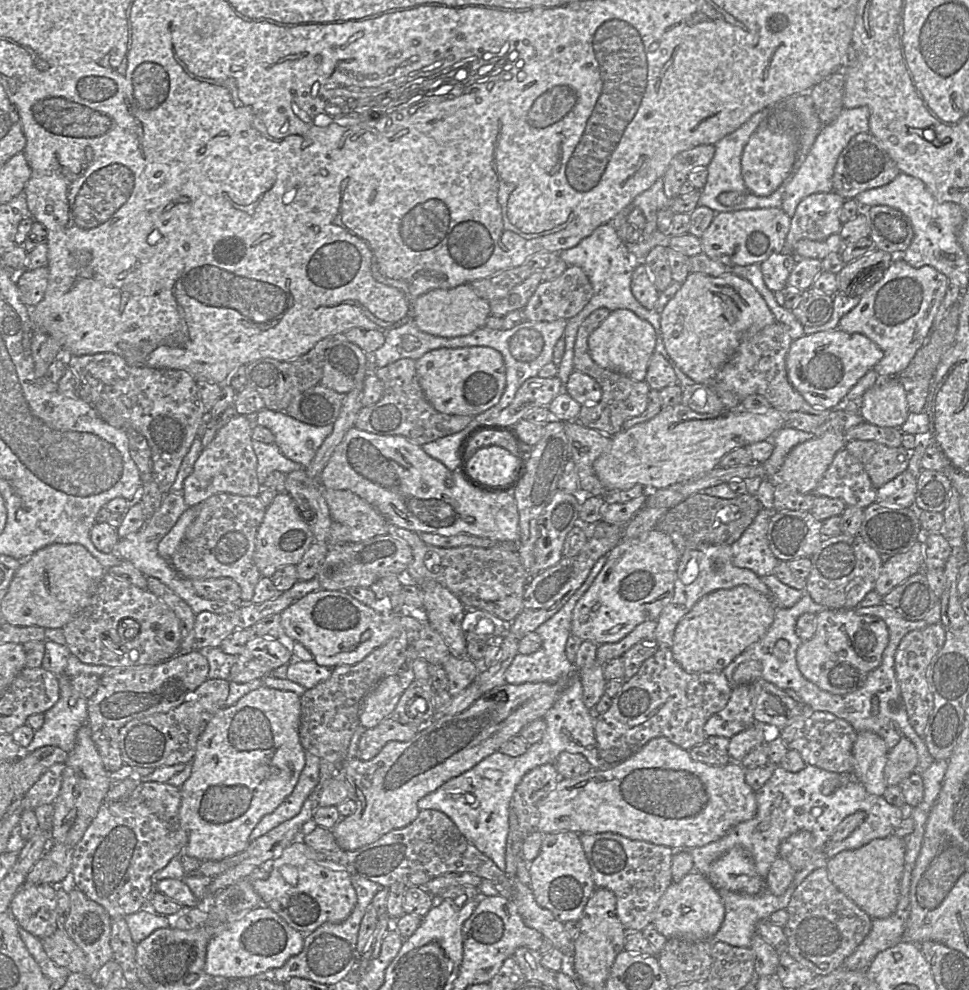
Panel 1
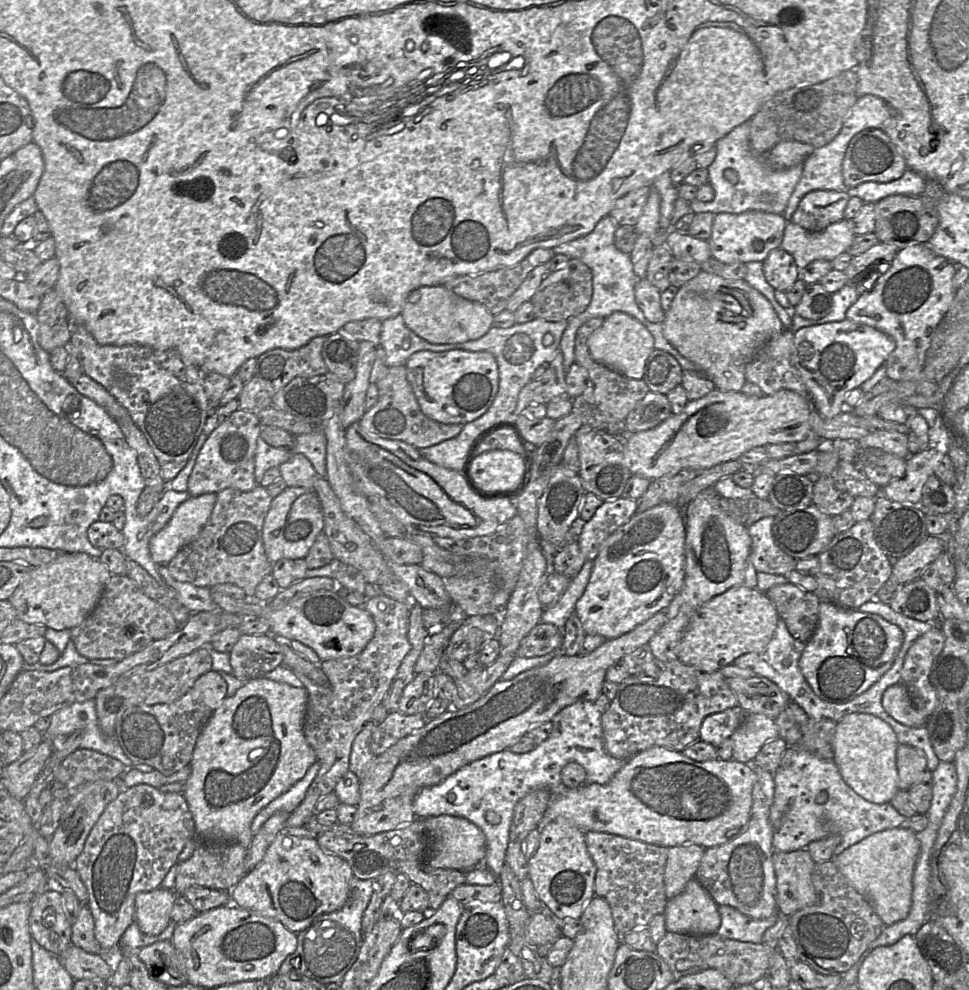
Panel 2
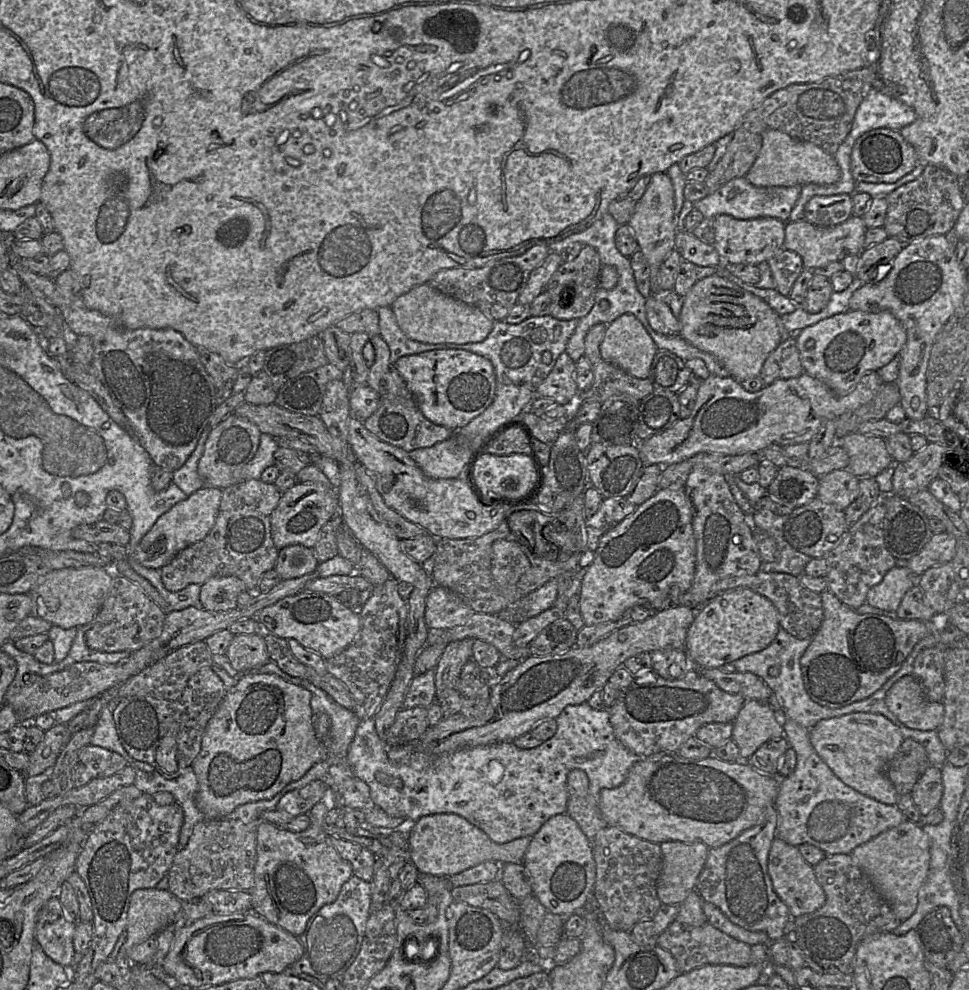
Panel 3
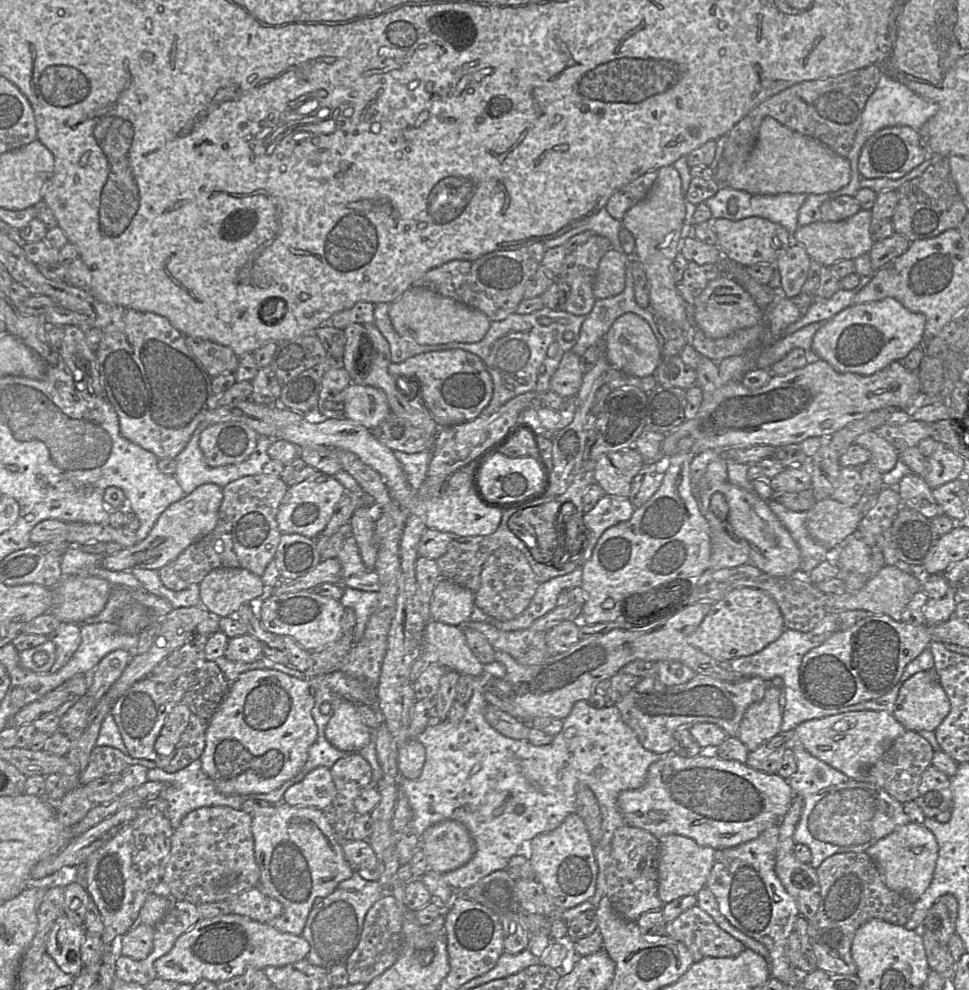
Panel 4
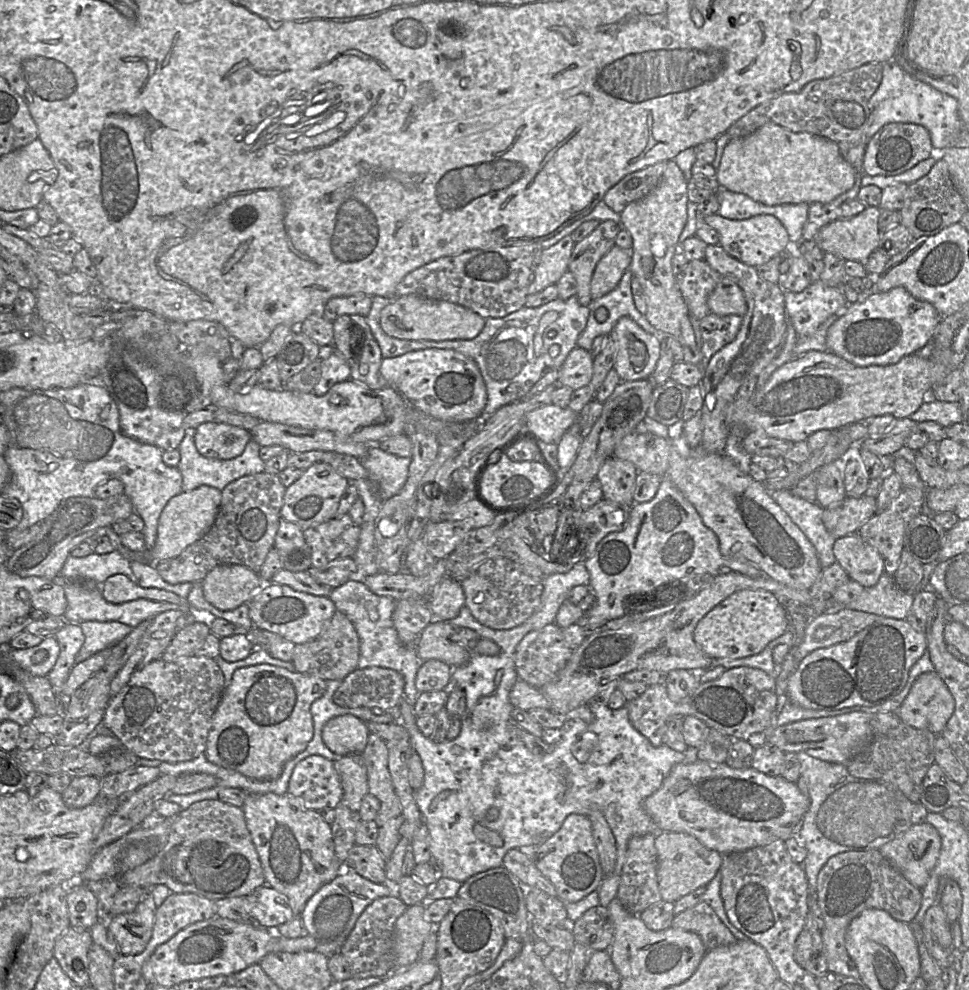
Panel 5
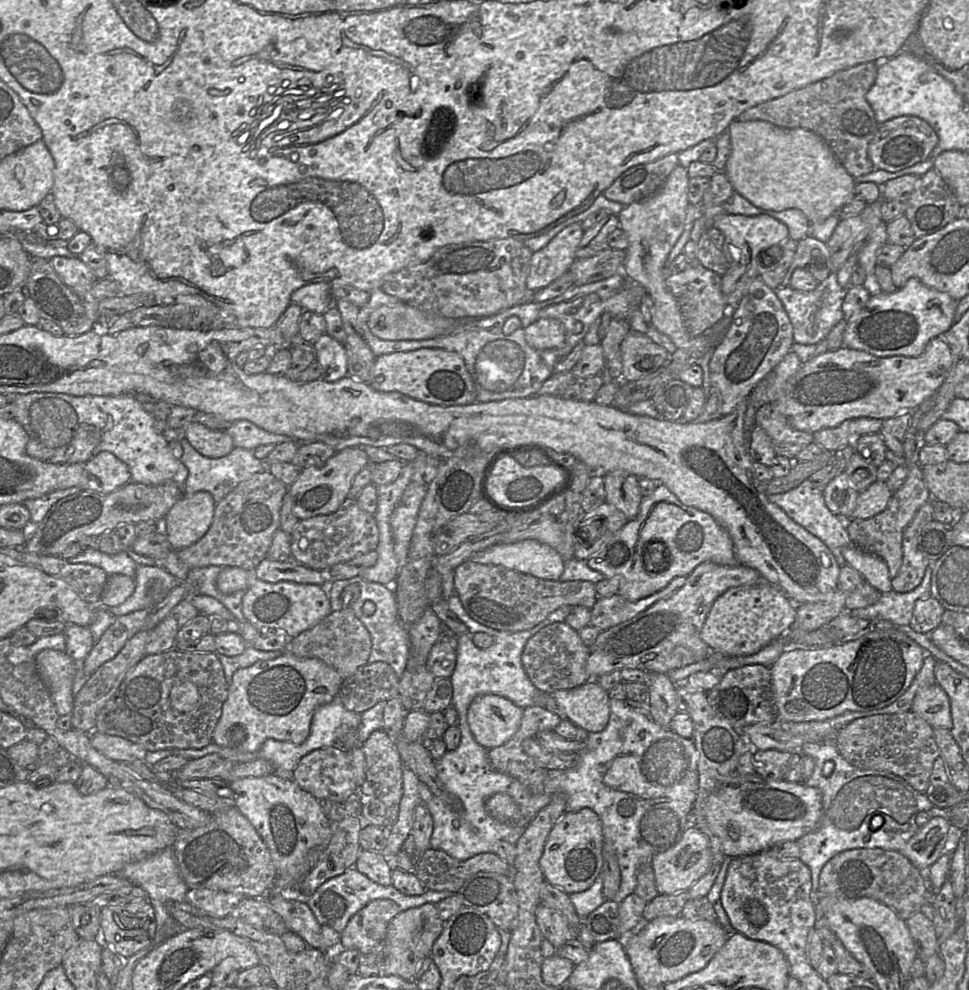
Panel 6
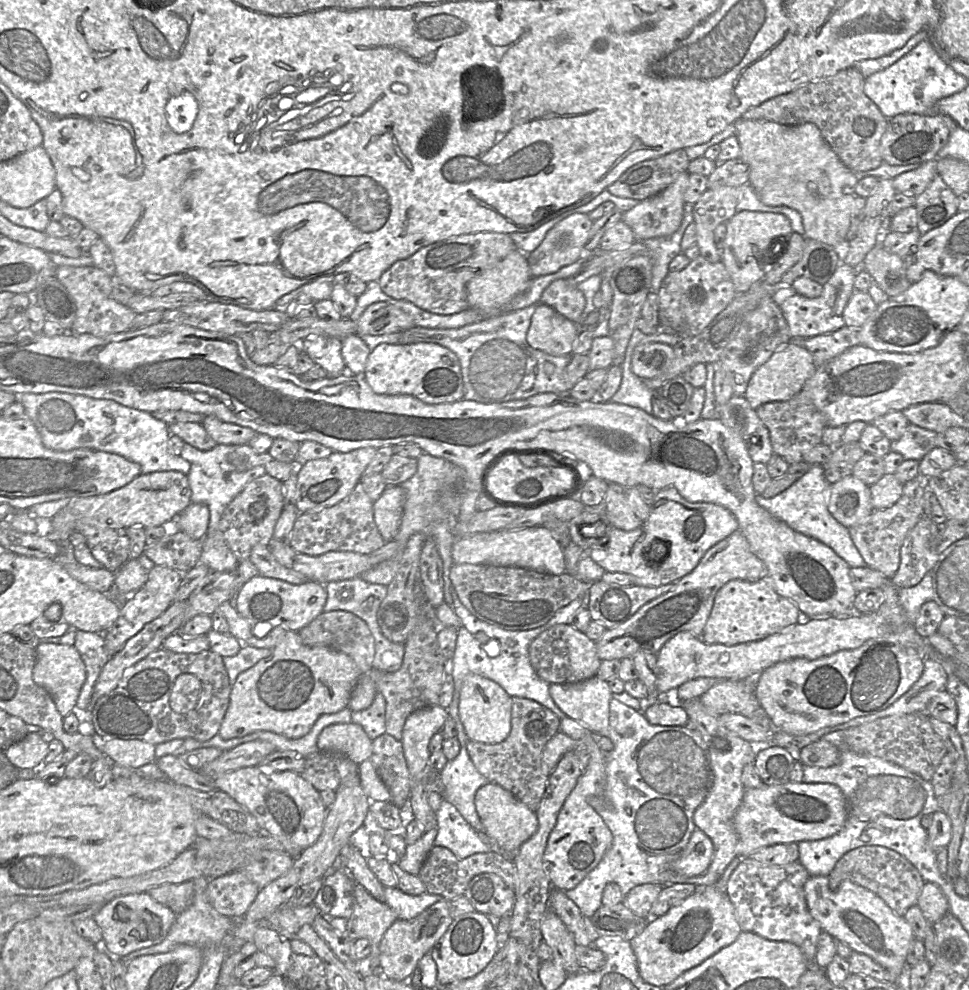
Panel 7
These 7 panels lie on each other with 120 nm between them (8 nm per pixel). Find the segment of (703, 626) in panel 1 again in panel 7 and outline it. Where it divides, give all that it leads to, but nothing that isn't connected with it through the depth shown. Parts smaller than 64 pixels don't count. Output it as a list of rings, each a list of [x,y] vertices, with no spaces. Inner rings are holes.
[[[768,576],[757,581],[731,580],[716,593],[712,610],[702,633],[706,644],[733,646],[758,641],[810,617],[789,599],[778,594]]]

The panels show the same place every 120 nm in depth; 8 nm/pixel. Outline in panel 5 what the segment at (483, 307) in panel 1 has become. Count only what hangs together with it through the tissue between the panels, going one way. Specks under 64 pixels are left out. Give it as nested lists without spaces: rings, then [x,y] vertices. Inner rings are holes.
[[[410,294],[393,298],[392,302],[381,310],[380,326],[387,335],[403,340],[471,340],[483,330],[485,319],[466,307]]]

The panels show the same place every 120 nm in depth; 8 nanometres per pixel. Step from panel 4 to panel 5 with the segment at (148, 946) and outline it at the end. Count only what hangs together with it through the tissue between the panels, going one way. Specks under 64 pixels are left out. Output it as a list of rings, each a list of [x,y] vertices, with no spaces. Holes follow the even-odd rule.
[[[150,891],[135,911],[111,917],[107,928],[117,942],[121,955],[139,954],[146,948],[154,926],[155,909],[151,906]]]

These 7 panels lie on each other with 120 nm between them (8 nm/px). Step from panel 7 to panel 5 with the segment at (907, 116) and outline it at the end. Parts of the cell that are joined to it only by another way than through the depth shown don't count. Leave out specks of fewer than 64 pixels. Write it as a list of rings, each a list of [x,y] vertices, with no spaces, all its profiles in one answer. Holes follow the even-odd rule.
[[[889,123],[879,129],[868,141],[863,158],[863,174],[895,176],[934,154],[928,130],[919,124]]]

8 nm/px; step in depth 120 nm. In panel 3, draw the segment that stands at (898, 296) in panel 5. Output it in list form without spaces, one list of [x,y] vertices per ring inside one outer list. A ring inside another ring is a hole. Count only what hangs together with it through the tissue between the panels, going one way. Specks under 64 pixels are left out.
[[[849,310],[802,329],[796,337],[804,372],[823,382],[834,393],[849,393],[866,374],[878,371],[893,360],[907,341],[907,334],[888,312]]]

